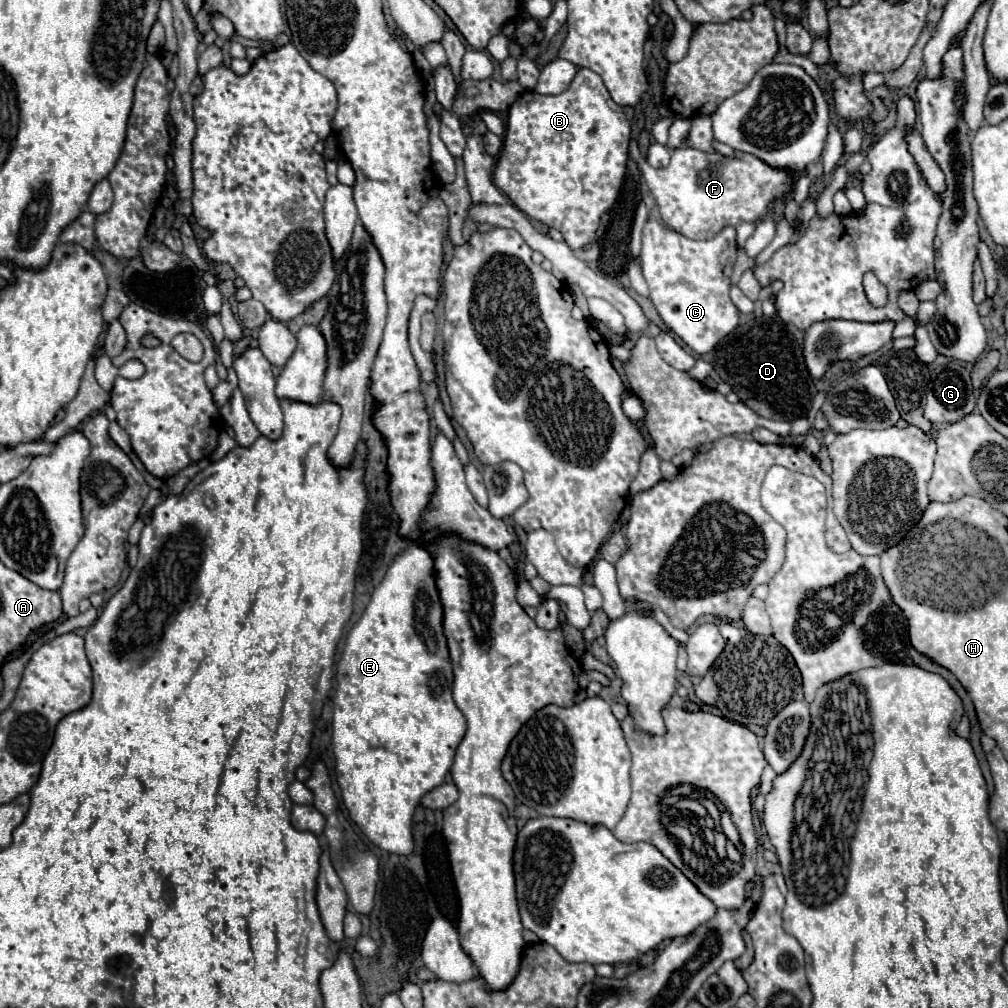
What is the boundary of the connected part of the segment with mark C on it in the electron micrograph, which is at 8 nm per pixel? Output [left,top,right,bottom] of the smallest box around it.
[642,219,738,355]

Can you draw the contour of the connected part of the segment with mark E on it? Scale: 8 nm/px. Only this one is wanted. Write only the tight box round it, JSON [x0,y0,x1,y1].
[332,543,466,855]

